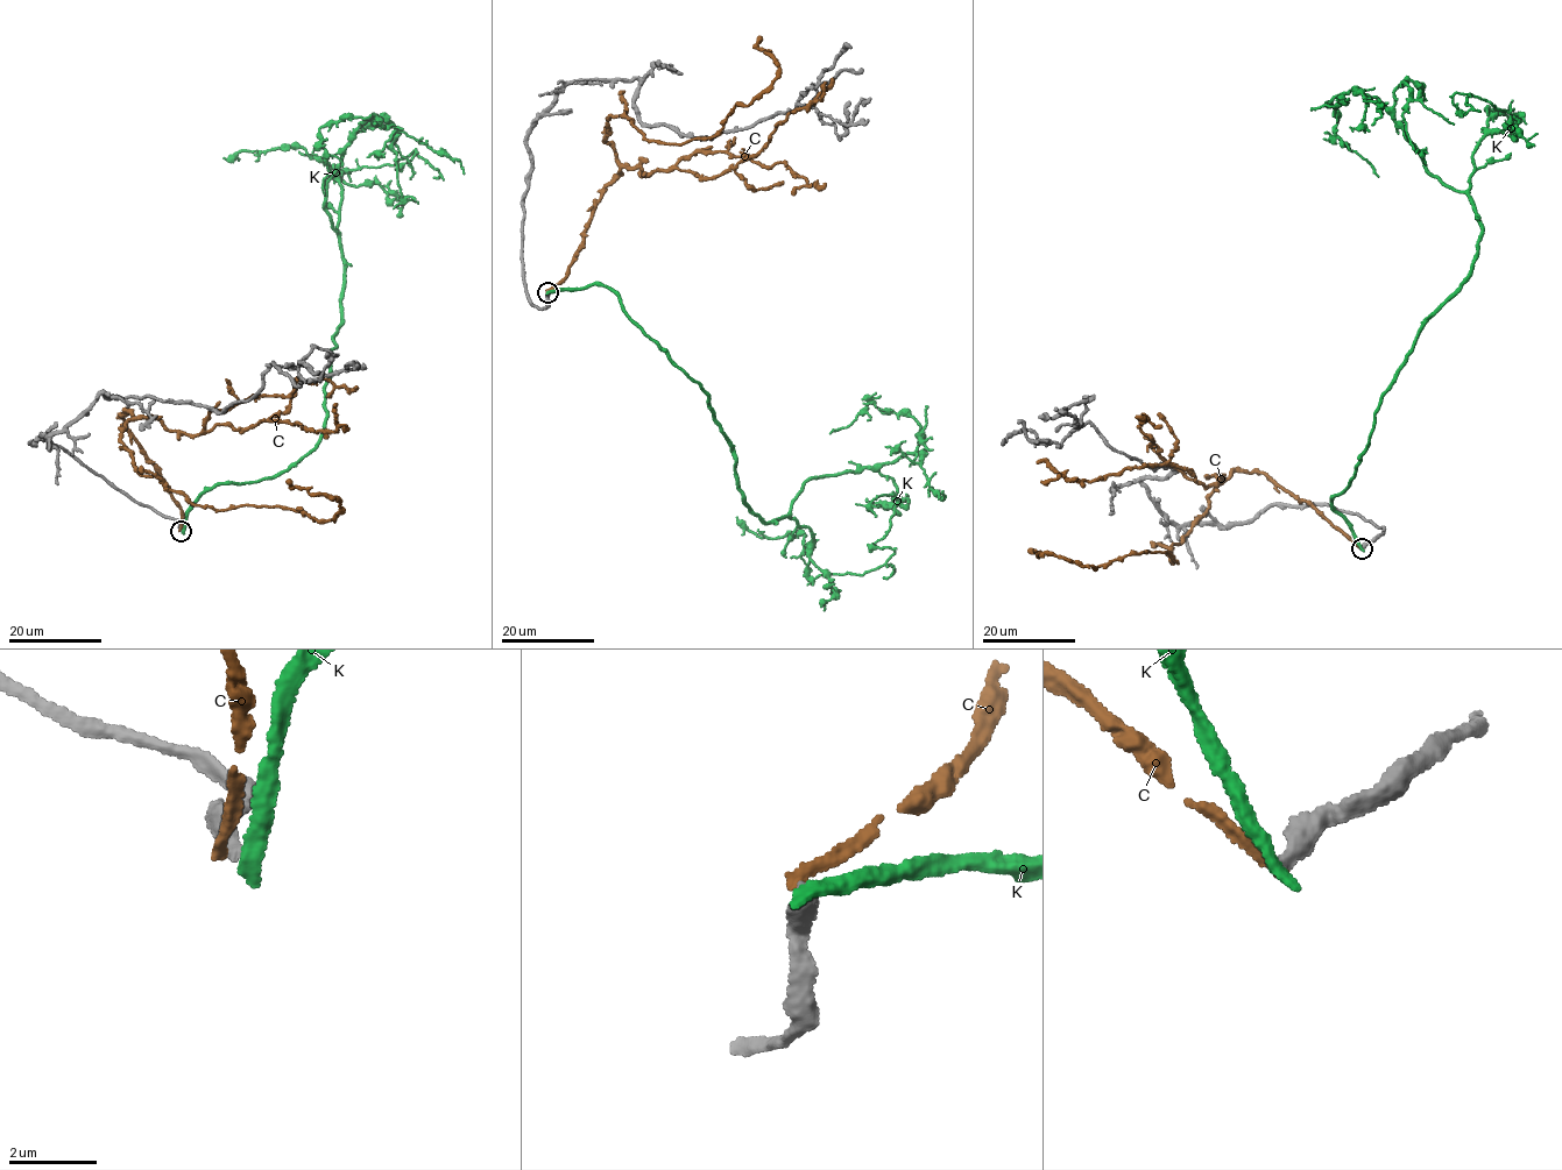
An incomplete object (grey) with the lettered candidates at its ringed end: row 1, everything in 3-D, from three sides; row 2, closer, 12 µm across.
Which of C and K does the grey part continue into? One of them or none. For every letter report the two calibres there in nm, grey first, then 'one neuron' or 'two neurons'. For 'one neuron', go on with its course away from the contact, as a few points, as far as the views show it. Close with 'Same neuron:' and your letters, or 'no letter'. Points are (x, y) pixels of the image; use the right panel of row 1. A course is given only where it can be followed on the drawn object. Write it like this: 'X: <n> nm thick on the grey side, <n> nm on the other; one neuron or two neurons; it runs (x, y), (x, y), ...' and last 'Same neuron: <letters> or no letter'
C: 400 nm thick on the grey side, 280 nm on the other; two neurons
K: 320 nm thick on the grey side, 440 nm on the other; two neurons
Same neuron: no letter

